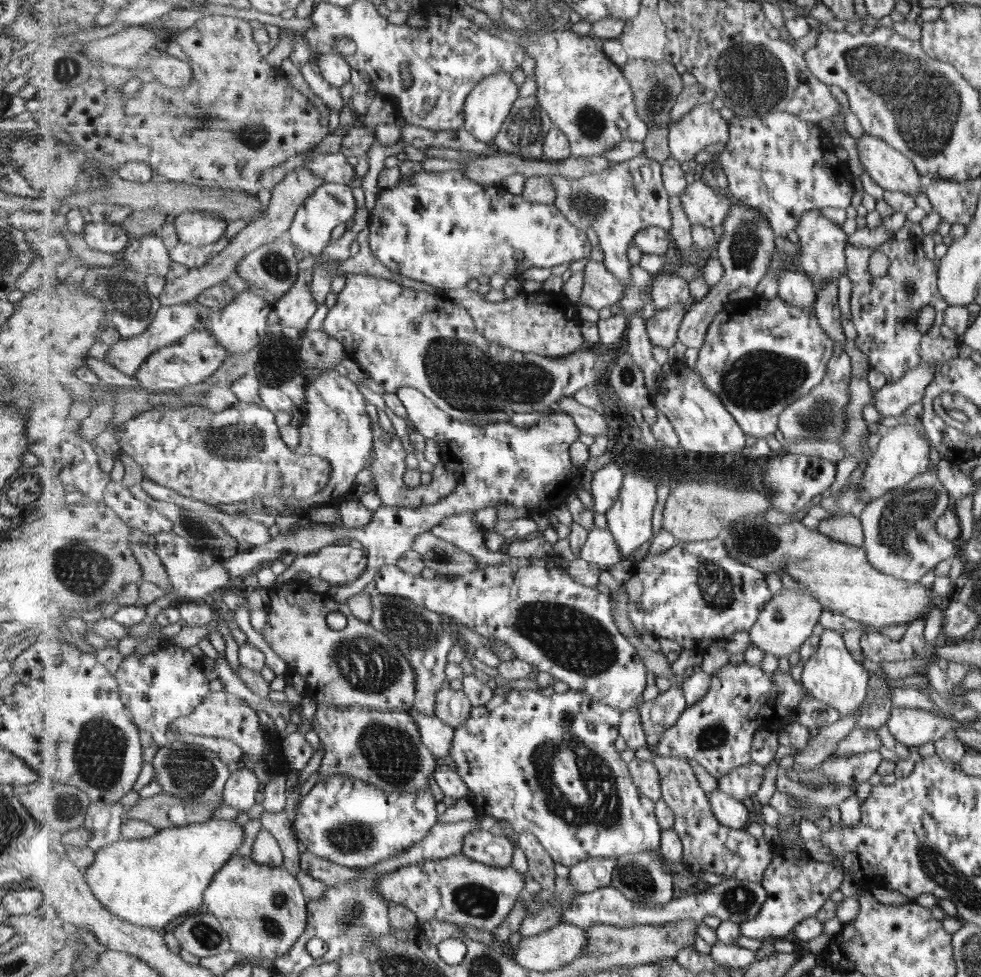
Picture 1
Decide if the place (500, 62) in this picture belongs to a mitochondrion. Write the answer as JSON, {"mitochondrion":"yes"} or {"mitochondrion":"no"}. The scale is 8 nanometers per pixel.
{"mitochondrion":"no"}

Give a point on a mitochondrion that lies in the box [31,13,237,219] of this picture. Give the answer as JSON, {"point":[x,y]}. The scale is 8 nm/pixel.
{"point":[62,64]}

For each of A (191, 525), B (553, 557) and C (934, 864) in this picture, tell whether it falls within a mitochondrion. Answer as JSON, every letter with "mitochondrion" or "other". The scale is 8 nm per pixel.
{"A":"mitochondrion","B":"other","C":"mitochondrion"}

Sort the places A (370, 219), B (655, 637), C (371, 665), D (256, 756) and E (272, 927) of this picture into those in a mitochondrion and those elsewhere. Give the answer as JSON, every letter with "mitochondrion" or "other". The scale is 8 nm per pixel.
{"A":"other","B":"other","C":"mitochondrion","D":"other","E":"mitochondrion"}

